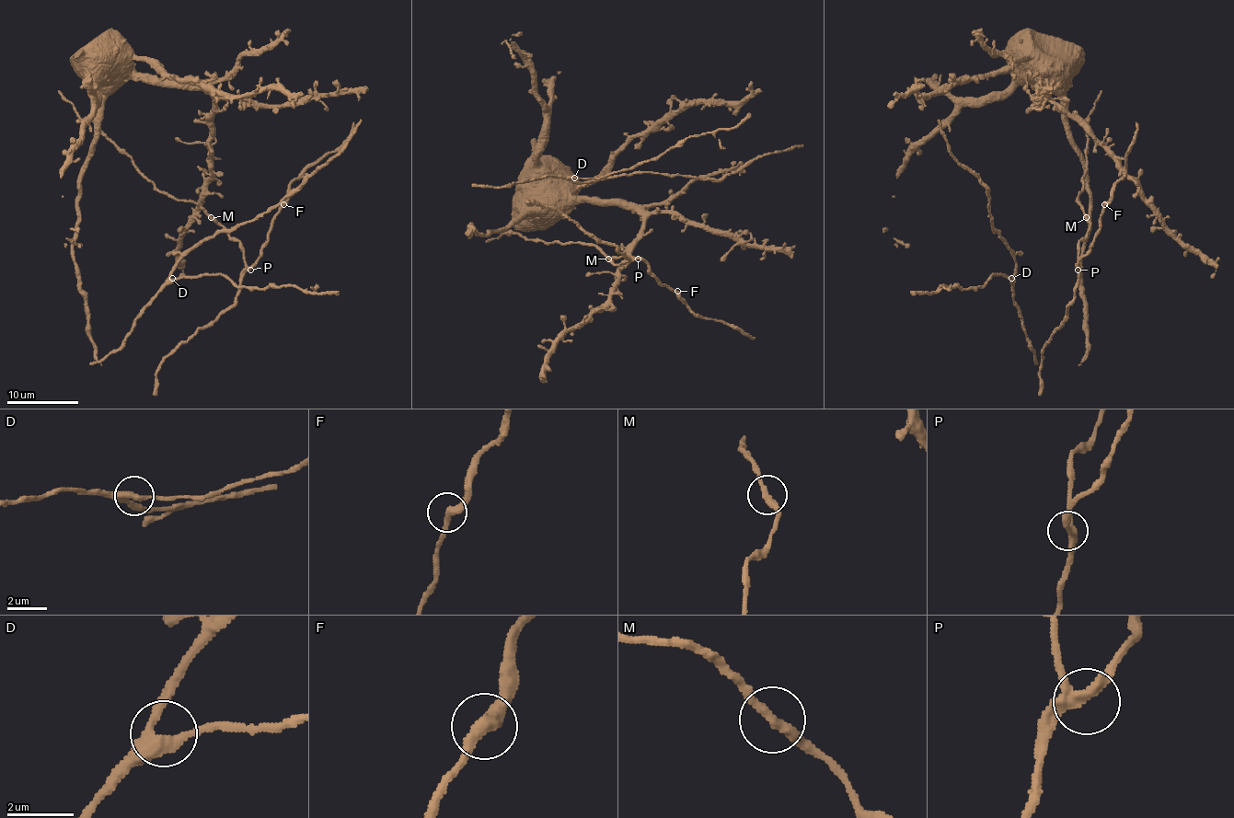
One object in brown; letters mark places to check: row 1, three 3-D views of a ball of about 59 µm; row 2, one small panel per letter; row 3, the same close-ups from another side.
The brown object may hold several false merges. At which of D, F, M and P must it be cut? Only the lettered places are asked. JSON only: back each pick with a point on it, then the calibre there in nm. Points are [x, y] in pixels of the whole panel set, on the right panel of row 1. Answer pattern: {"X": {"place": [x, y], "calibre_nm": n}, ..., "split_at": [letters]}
{"split_at": []}

